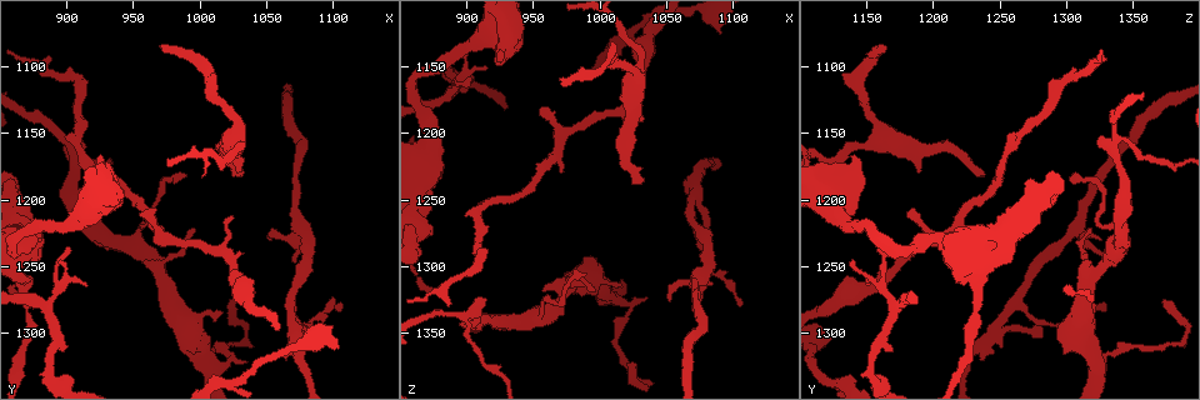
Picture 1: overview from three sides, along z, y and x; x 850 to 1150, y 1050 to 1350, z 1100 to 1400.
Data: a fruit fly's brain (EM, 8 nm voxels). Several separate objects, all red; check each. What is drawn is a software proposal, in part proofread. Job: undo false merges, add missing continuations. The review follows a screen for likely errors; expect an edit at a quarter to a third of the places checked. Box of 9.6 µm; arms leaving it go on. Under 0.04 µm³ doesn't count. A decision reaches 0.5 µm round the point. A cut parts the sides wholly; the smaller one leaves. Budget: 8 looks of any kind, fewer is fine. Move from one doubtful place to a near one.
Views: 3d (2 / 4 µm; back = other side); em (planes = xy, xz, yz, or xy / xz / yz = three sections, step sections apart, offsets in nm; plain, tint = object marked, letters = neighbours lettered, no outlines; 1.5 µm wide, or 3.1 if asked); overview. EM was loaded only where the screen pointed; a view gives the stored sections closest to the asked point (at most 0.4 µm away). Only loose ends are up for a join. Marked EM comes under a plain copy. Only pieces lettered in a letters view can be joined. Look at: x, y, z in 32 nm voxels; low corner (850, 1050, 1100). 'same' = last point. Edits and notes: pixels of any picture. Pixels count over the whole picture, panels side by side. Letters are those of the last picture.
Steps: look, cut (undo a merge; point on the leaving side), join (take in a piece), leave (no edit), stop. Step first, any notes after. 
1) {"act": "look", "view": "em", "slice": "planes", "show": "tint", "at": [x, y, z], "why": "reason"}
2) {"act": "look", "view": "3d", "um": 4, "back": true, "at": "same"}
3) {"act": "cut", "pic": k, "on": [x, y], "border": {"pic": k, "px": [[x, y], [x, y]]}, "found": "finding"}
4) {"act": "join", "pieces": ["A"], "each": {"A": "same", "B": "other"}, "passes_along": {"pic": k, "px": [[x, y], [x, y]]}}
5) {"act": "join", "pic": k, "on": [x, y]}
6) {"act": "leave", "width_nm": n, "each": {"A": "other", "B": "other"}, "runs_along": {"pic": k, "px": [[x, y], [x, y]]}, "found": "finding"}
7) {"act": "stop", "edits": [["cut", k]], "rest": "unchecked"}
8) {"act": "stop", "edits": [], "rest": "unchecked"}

{"act": "look", "view": "3d", "um": 4, "at": [1032, 1182, 1240], "why": "free end"}

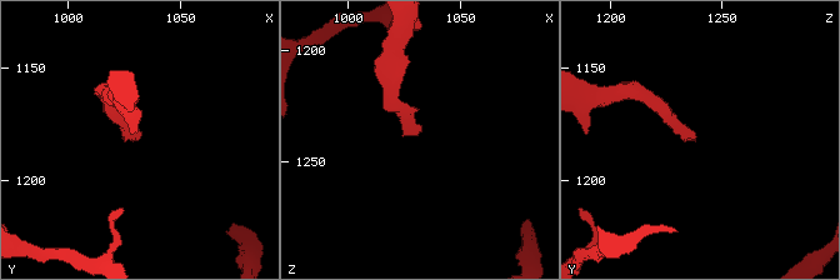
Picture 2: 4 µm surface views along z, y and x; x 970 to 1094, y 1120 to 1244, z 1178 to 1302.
{"act": "look", "view": "em", "slice": "yz", "step": 4, "show": "tint", "at": [1031, 1181, 1239]}

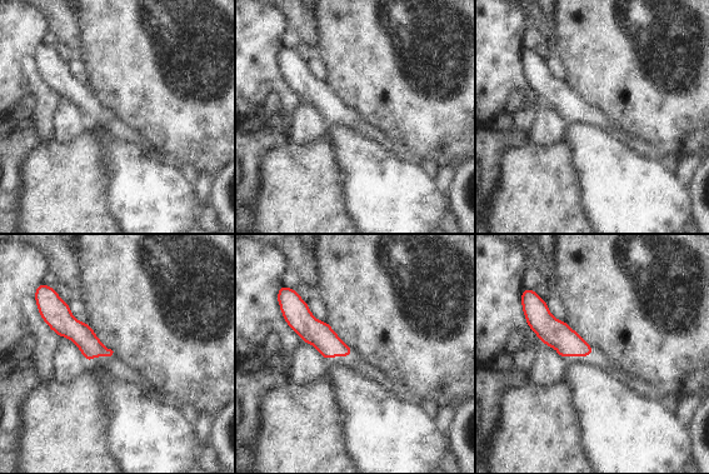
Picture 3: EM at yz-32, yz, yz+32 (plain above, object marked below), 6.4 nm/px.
{"act": "look", "view": "em", "slice": "planes", "show": "letters", "at": "same"}

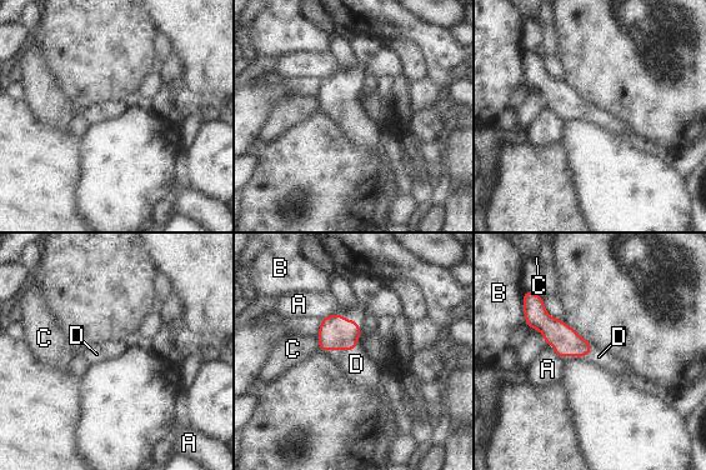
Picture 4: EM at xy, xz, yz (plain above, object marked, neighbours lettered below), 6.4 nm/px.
{"act": "join", "pieces": ["D"], "width_nm": 120, "each": {"A": "other", "B": "other", "C": "other", "D": "same"}, "passes_along": {"pic": 4, "px": [[336, 333], [343, 349], [356, 364]]}, "found": "the cell continues"}

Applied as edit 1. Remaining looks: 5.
{"act": "look", "view": "3d", "um": 4, "back": true, "at": [988, 1182, 1306], "why": "long arm stops here"}

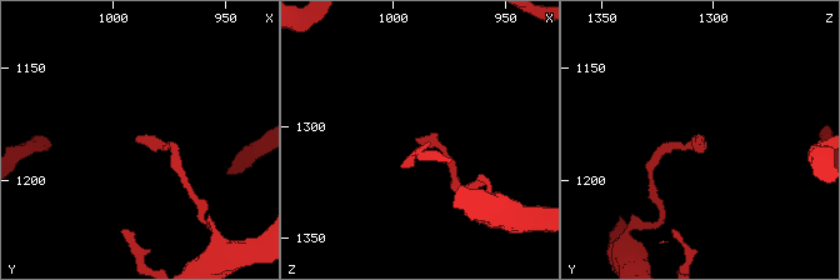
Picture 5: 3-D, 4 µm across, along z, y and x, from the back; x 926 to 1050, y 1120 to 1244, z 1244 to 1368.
{"act": "look", "view": "em", "slice": "planes", "show": "letters", "at": [990, 1180, 1306]}

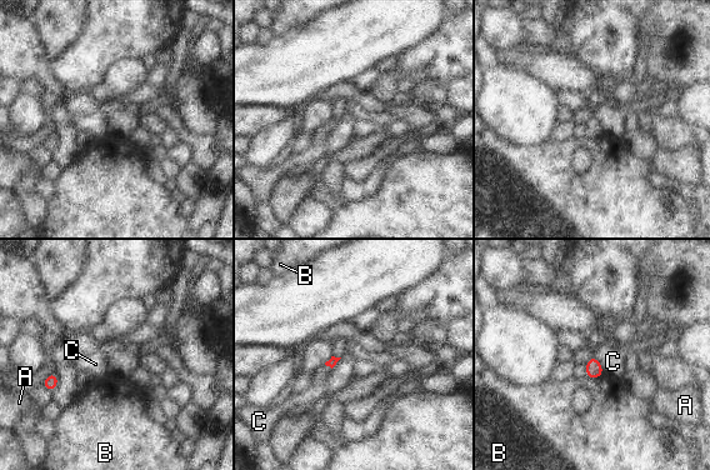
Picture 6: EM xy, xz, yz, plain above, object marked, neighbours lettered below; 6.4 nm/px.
{"act": "leave", "each": {"A": "other", "B": "other", "C": "other"}, "found": "none of them fits"}

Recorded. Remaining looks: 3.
{"act": "look", "view": "3d", "um": 2, "at": [1022, 1274, 1372], "why": "end of a long branch"}

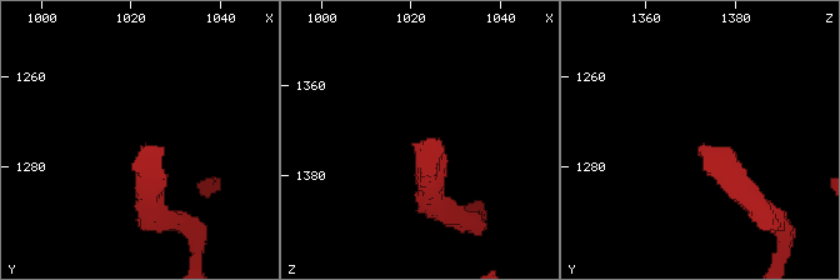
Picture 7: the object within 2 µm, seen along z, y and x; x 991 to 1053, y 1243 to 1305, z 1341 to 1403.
{"act": "look", "view": "em", "slice": "planes", "show": "letters", "at": [1021, 1276, 1374]}

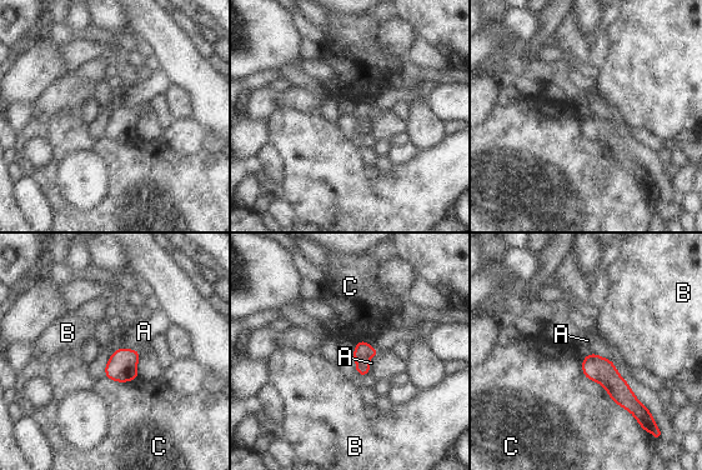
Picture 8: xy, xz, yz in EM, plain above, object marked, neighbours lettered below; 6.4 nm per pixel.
{"act": "leave", "each": {"A": "other", "B": "other", "C": "other"}, "border": {"pic": 8, "px": [[138, 349], [119, 348], [115, 350]]}, "found": "no lettered piece goes on from it"}

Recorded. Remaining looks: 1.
{"act": "stop", "edits": [["join", 4]], "rest": "unchecked"}

